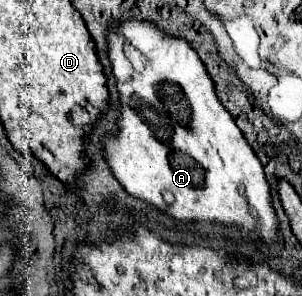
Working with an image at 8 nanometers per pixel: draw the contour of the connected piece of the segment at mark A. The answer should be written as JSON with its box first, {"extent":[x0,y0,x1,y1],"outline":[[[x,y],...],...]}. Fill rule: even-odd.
{"extent":[105,21,281,245],"outline":[[[127,21],[127,23],[121,23],[119,27],[113,27],[109,33],[109,59],[113,63],[113,75],[117,79],[117,89],[119,89],[123,113],[119,117],[121,133],[117,137],[105,137],[105,159],[107,159],[115,179],[125,187],[125,191],[129,195],[133,195],[135,199],[141,199],[141,201],[157,207],[159,211],[163,211],[165,215],[169,215],[177,221],[193,221],[193,223],[207,223],[207,225],[217,223],[217,225],[239,227],[239,229],[247,231],[251,239],[263,239],[267,245],[277,243],[281,237],[279,235],[279,219],[277,219],[275,209],[273,209],[271,187],[267,183],[263,165],[261,165],[261,161],[257,161],[257,155],[253,153],[253,149],[249,149],[249,143],[245,141],[245,137],[241,135],[241,131],[233,123],[233,117],[219,103],[219,99],[213,91],[213,81],[207,75],[205,65],[201,63],[197,53],[189,47],[189,43],[183,39],[167,37],[165,33],[161,33],[155,25],[151,25],[147,21]]]}

